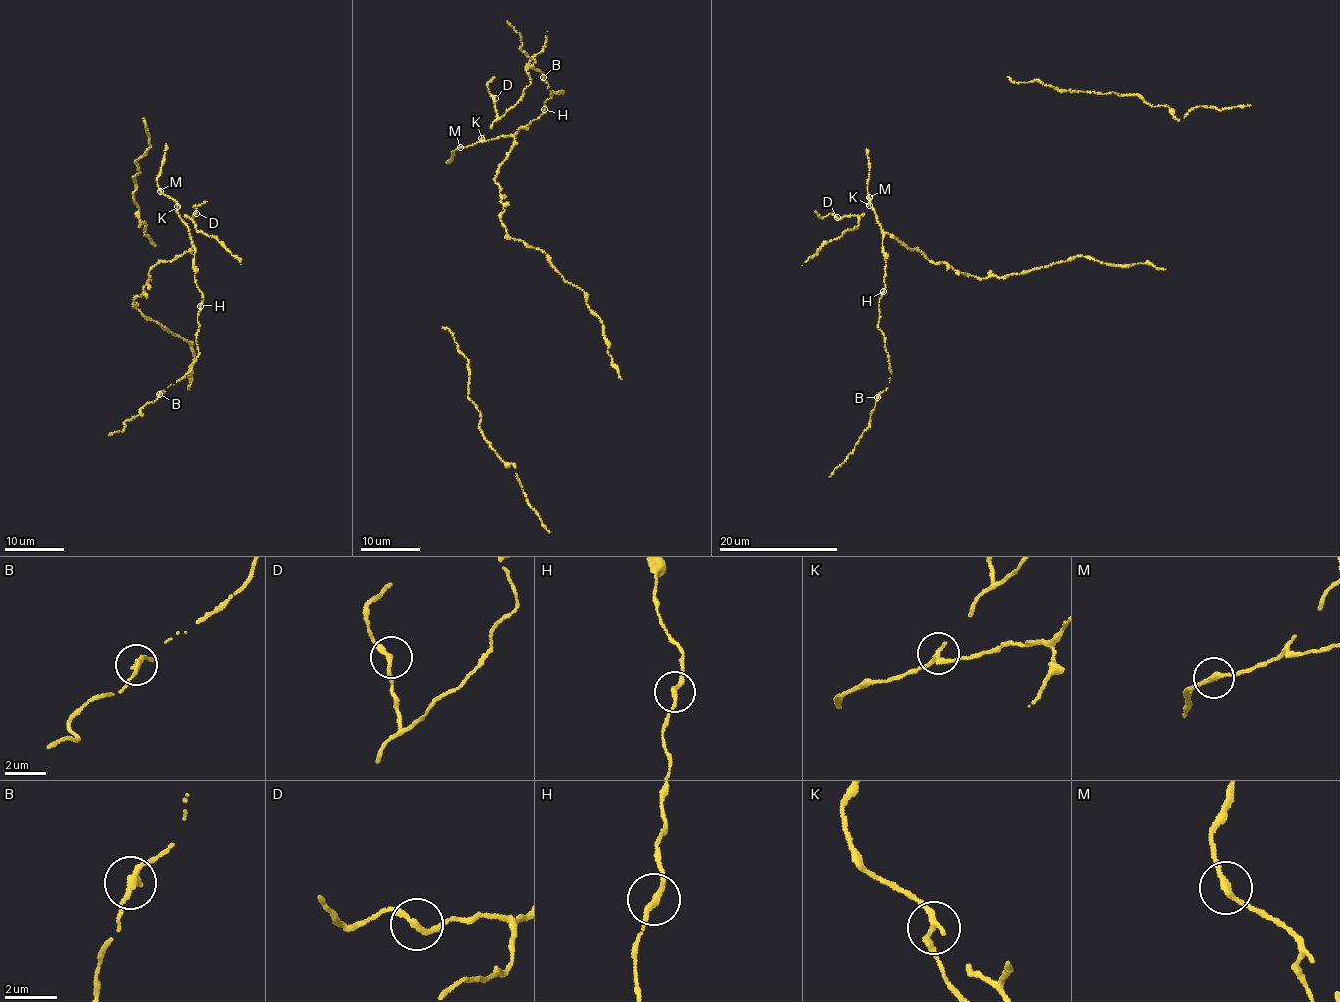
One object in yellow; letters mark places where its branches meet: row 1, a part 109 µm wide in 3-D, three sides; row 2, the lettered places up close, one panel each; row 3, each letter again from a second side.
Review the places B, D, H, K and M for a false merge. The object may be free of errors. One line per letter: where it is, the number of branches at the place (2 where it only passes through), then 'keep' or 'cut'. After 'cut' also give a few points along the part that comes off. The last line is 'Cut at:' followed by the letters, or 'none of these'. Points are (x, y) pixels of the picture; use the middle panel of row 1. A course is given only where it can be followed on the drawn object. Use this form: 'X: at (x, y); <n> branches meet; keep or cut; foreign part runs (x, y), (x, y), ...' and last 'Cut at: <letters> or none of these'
B: at (543, 77); 2 branches meet; keep
D: at (495, 98); 2 branches meet; keep
H: at (544, 109); 2 branches meet; keep
K: at (481, 138); 2 branches meet; keep
M: at (460, 147); 2 branches meet; keep
Cut at: none of these

